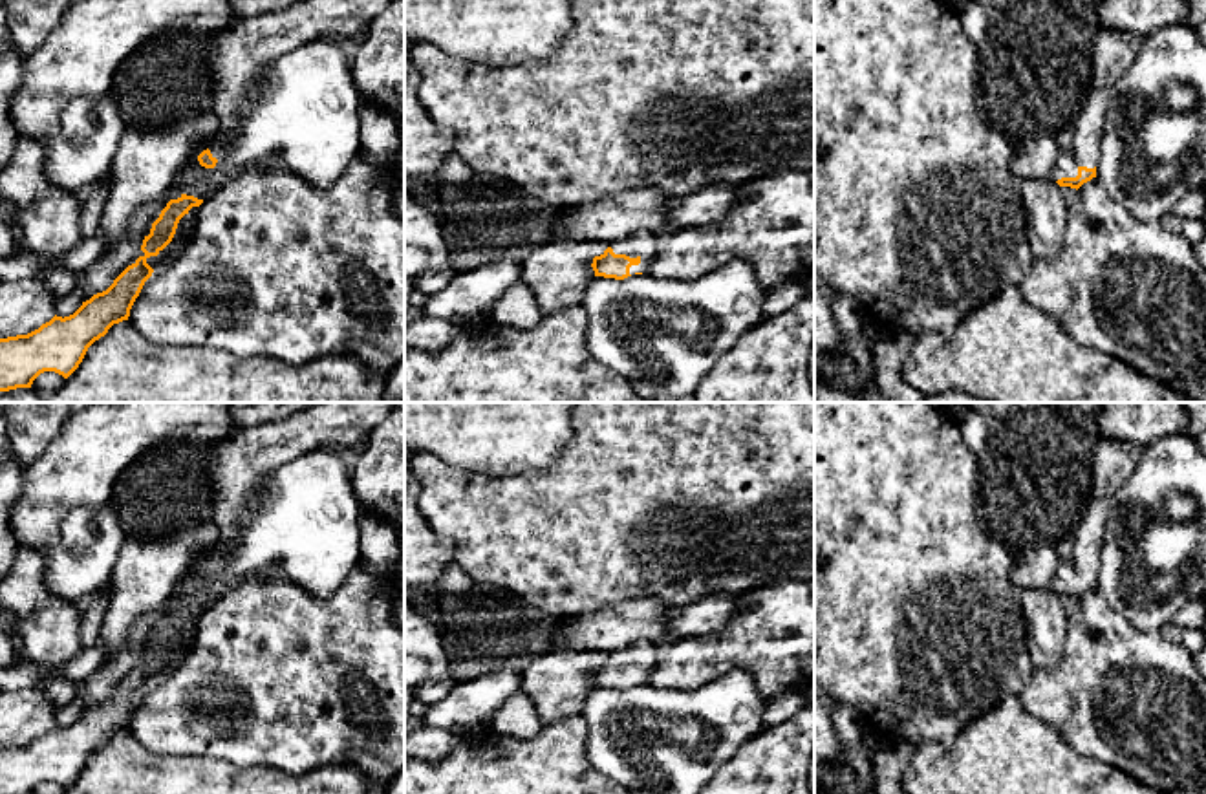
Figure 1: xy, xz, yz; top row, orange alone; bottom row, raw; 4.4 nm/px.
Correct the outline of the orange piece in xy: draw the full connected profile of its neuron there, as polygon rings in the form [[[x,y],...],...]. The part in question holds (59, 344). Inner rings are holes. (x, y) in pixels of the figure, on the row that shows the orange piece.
[[[181,194],[170,199],[145,236],[139,256],[113,284],[93,295],[70,317],[53,317],[27,335],[0,338],[0,392],[31,388],[44,371],[68,379],[82,362],[88,348],[113,324],[128,320],[130,309],[154,269],[146,263],[174,238],[179,220],[203,199]]]

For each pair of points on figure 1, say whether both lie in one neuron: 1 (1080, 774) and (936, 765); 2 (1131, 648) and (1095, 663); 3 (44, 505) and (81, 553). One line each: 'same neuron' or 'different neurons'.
1: same neuron
2: same neuron
3: different neurons

